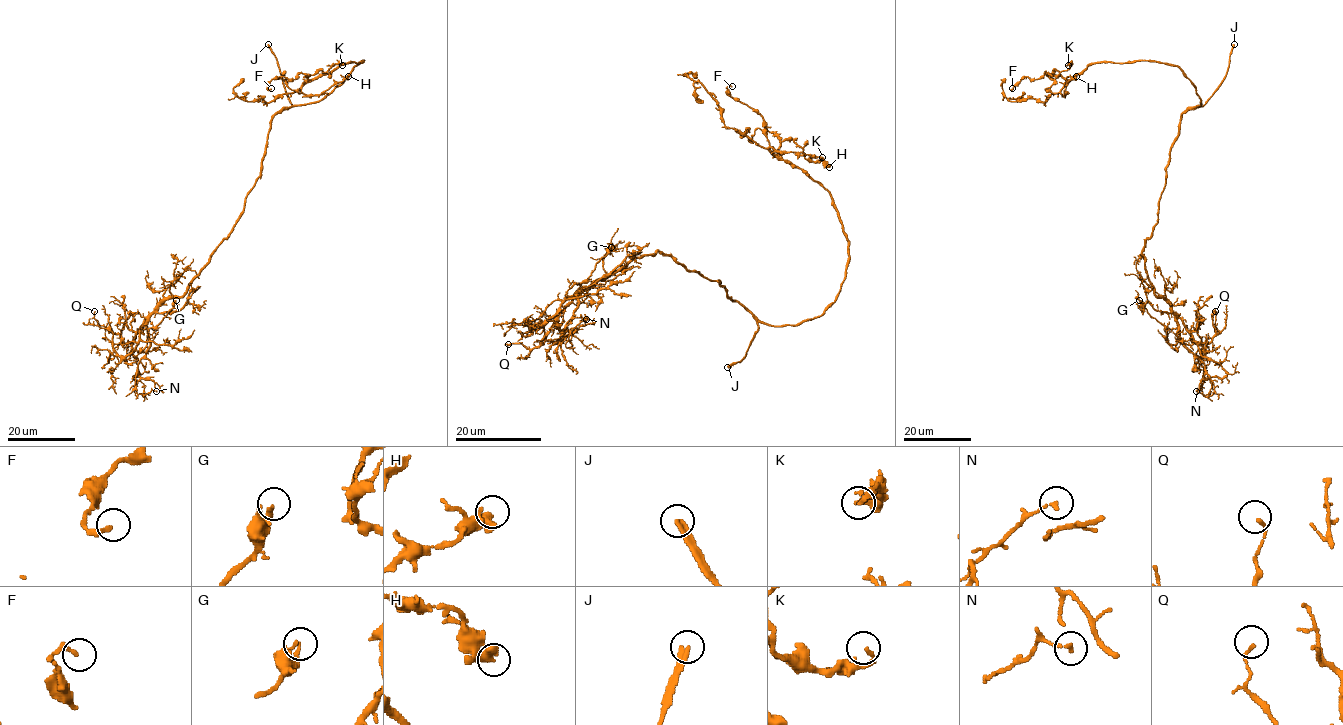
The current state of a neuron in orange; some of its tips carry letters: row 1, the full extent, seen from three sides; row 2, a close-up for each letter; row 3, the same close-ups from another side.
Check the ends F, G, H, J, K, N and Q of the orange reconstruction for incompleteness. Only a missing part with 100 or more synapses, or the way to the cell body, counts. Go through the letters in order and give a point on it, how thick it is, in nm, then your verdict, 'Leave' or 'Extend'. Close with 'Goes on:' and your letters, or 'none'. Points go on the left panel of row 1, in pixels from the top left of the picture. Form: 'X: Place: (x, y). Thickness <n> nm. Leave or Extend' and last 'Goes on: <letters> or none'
F: Place: (271, 88). Thickness 220 nm. Leave
G: Place: (176, 300). Thickness 160 nm. Leave
H: Place: (348, 76). Thickness 500 nm. Leave
J: Place: (268, 44). Thickness 280 nm. Extend
K: Place: (342, 65). Thickness 220 nm. Leave
N: Place: (156, 391). Thickness 150 nm. Leave
Q: Place: (94, 311). Thickness 140 nm. Leave
Goes on: J

